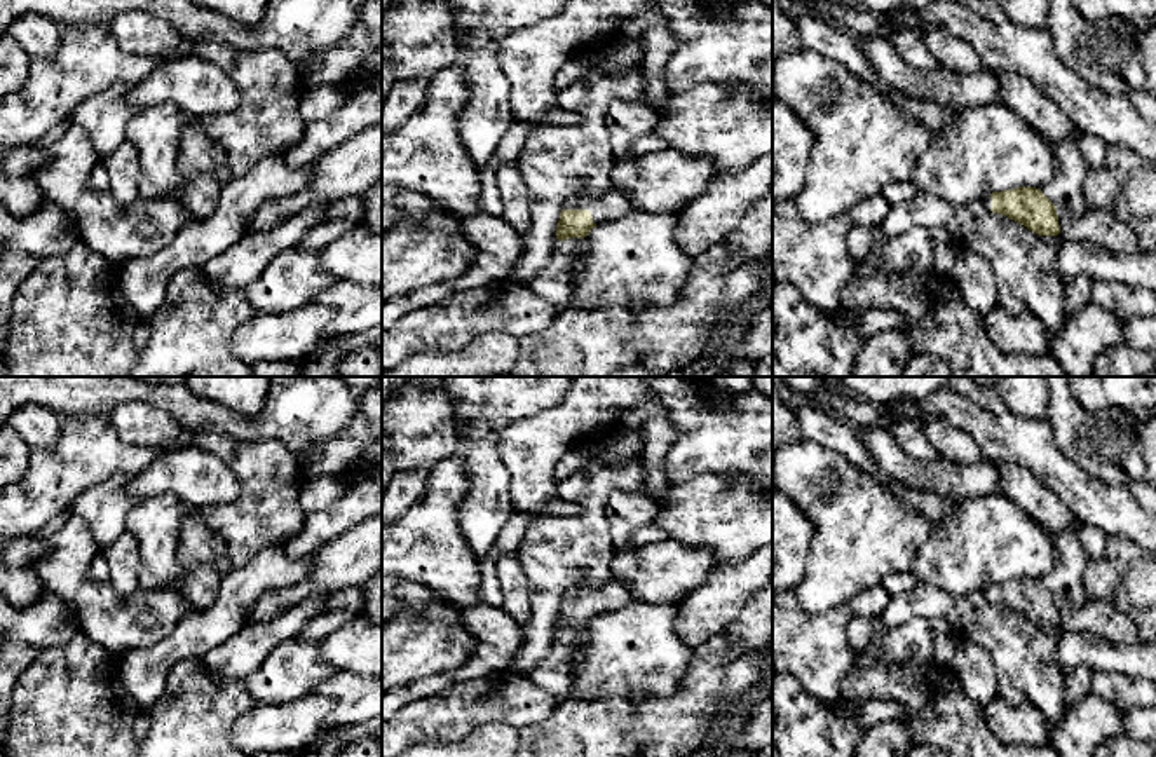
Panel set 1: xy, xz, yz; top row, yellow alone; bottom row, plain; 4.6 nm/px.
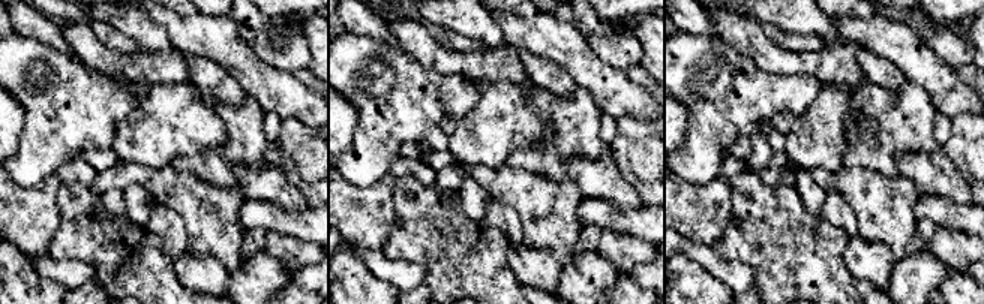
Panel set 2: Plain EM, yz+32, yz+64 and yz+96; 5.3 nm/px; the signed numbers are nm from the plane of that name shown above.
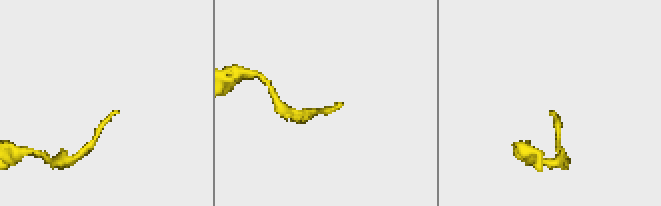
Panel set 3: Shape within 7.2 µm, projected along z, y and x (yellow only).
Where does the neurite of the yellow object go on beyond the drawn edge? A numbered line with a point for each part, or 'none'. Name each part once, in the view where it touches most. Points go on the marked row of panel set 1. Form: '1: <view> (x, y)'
1: xz (612, 204)

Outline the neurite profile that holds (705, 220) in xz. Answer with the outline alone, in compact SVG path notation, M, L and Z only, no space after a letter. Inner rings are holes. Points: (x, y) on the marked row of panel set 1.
M772 153L753 159L738 173L718 173L706 190L677 209L677 244L697 256L724 242L755 202L772 190Z

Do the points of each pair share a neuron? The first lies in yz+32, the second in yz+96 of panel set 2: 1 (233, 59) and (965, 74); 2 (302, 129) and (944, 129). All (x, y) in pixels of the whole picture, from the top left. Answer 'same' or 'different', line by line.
1: different
2: different

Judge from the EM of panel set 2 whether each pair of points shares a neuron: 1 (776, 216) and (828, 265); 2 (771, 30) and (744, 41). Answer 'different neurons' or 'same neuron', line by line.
1: same neuron
2: different neurons

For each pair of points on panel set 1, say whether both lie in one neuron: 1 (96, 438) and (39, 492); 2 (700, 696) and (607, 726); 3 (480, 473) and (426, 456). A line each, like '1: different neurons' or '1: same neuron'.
1: same neuron
2: same neuron
3: different neurons

